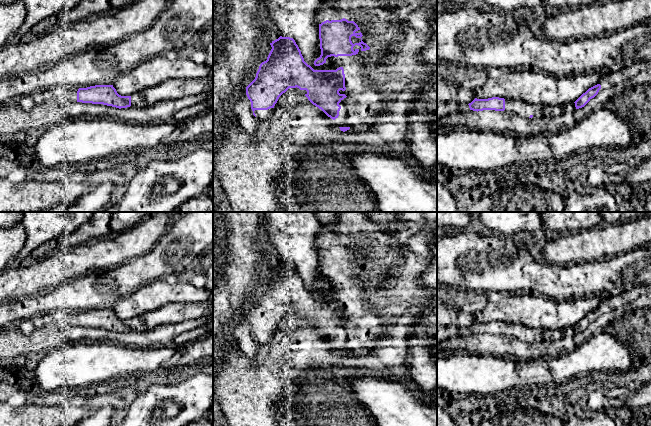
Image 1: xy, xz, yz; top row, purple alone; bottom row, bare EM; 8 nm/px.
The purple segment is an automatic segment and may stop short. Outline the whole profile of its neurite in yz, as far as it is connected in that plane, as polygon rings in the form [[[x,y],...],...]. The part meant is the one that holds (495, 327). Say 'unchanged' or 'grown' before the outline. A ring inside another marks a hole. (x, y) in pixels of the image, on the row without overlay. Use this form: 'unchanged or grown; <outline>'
grown; [[[492,321],[488,323],[475,322],[468,328],[470,334],[483,335],[495,334],[516,337],[523,342],[534,342],[538,339],[540,329],[531,328],[522,324],[504,323],[499,321]]]

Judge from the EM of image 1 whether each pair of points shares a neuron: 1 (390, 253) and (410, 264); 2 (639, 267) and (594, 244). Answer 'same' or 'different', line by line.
1: different
2: different

